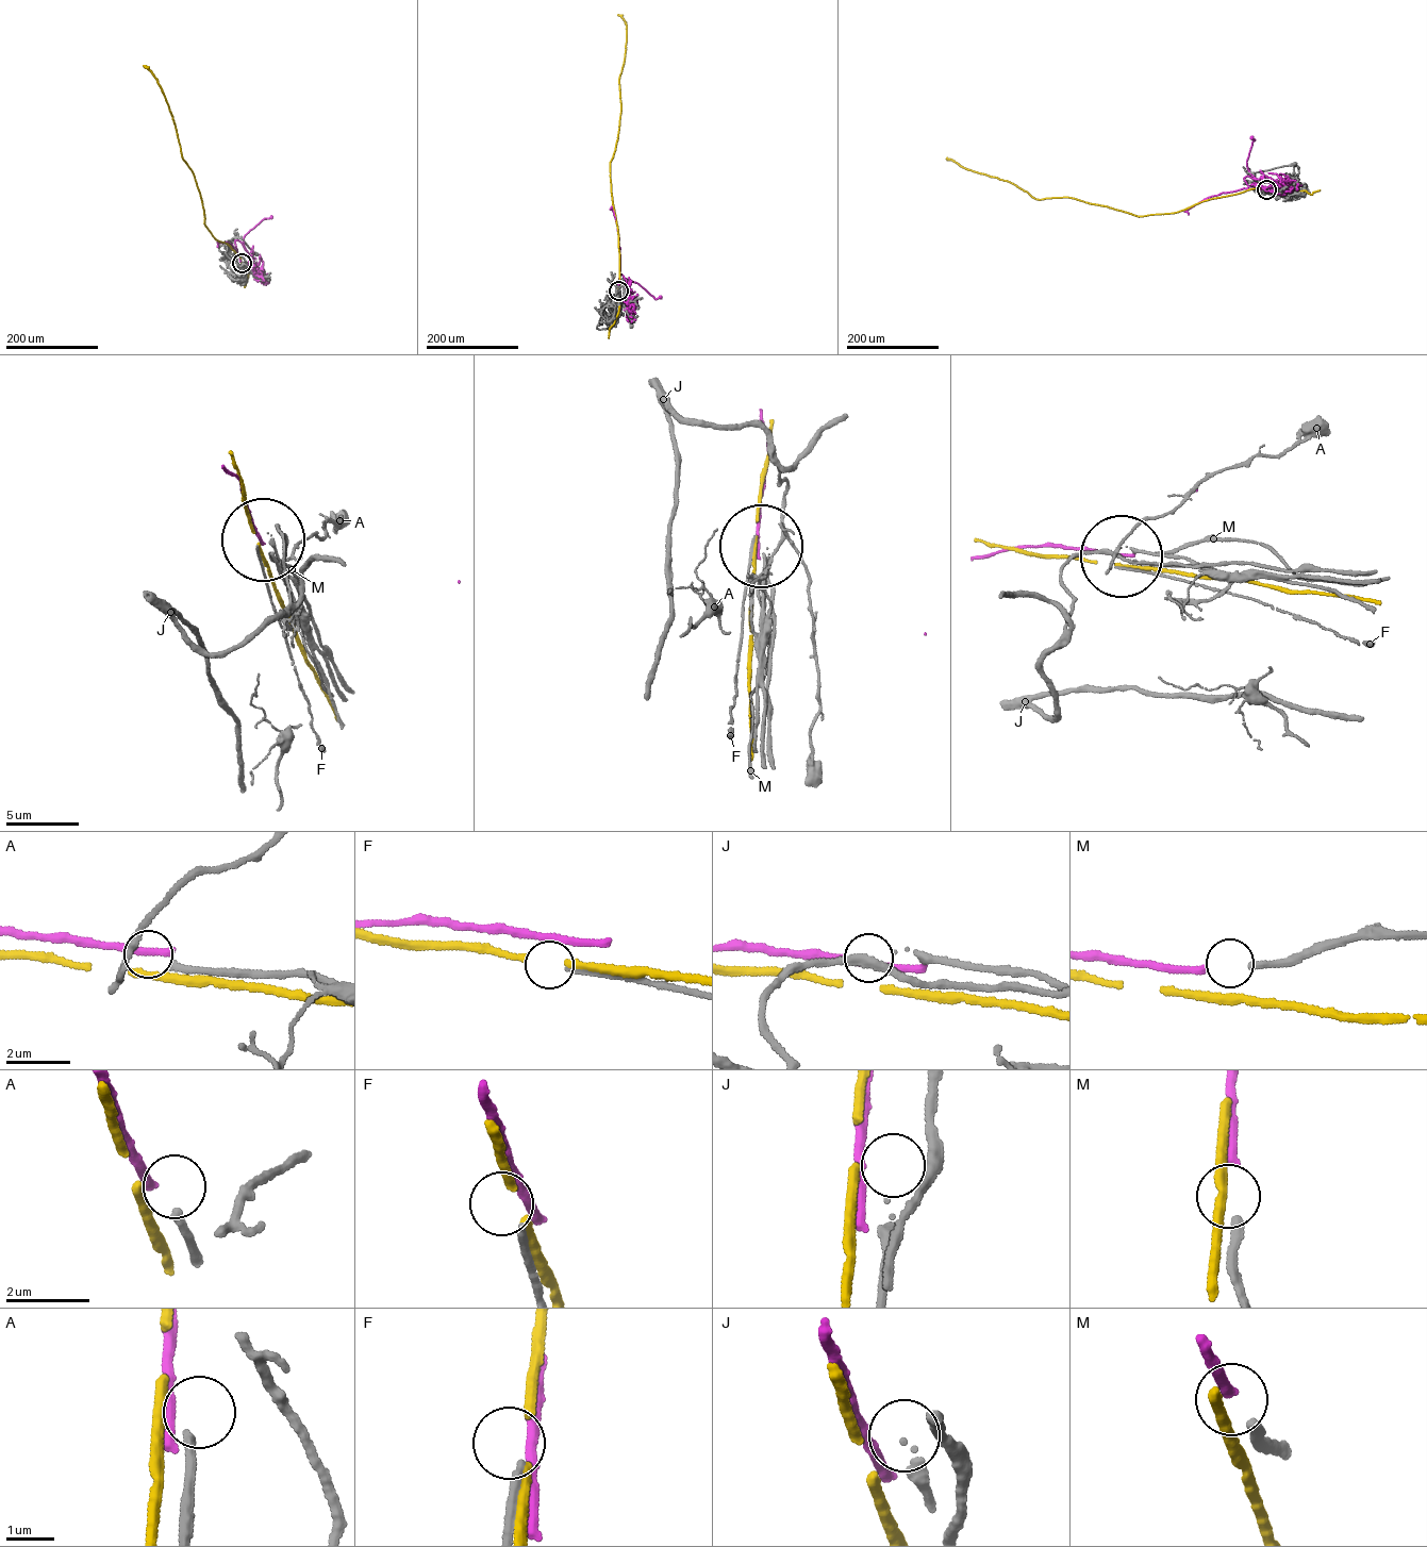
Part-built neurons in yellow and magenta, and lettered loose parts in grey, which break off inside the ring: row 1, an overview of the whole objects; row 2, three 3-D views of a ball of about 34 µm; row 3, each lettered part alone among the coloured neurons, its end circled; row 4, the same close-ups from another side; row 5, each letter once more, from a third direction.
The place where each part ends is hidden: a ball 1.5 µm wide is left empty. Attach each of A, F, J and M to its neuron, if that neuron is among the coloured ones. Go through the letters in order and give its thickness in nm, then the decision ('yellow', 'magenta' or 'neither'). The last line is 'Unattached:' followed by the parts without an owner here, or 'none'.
A: calibre 200 nm; neither
F: calibre 160 nm; neither
J: calibre 40 nm; neither
M: calibre 240 nm; magenta
Unattached: A, F, J

